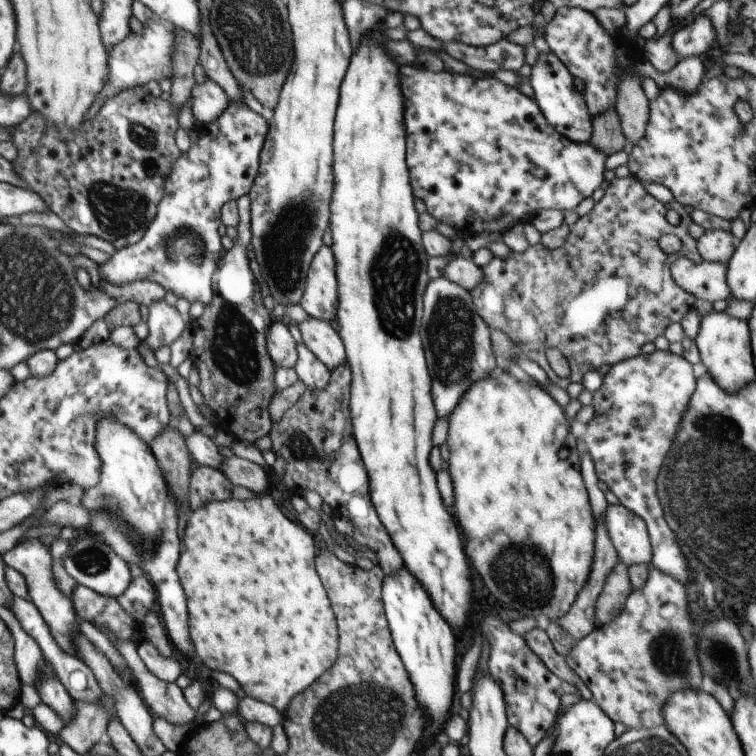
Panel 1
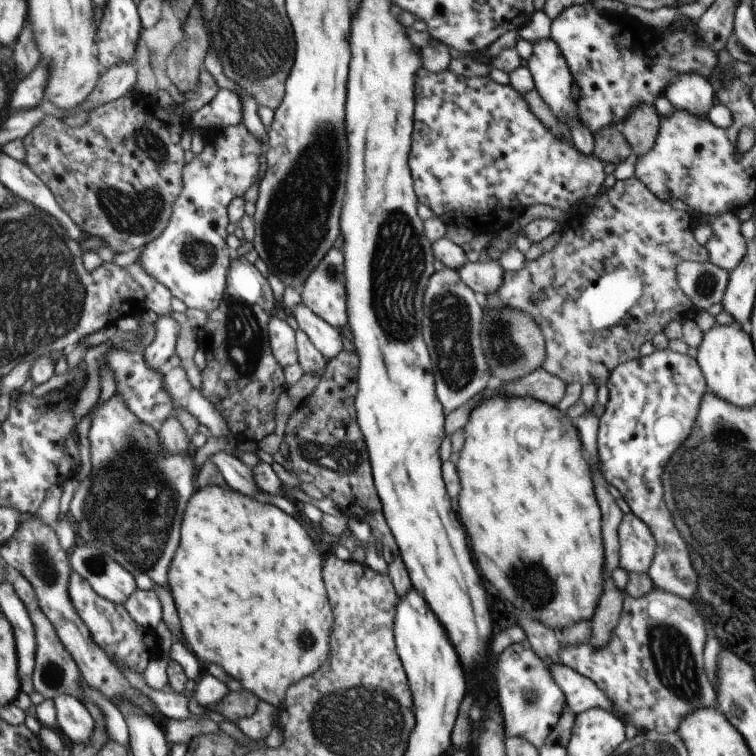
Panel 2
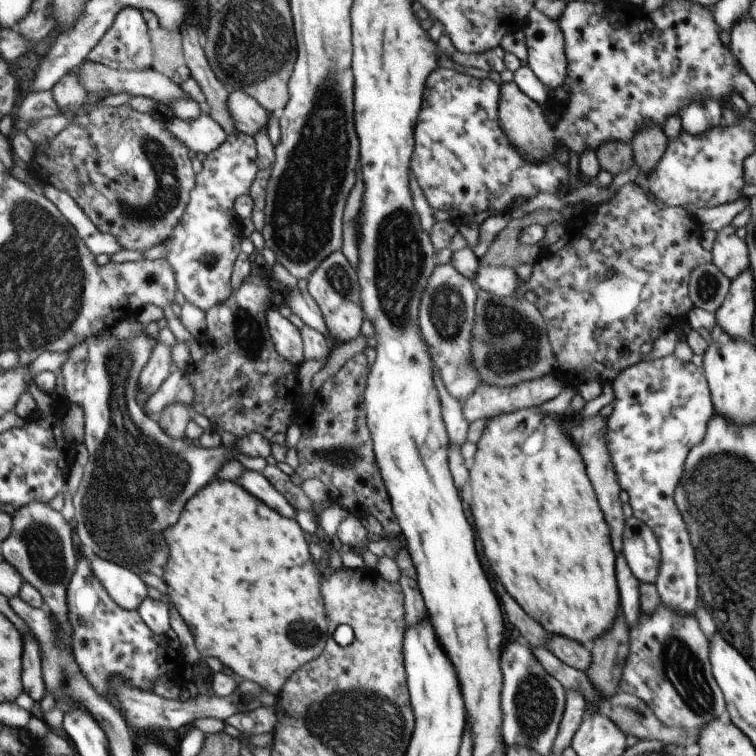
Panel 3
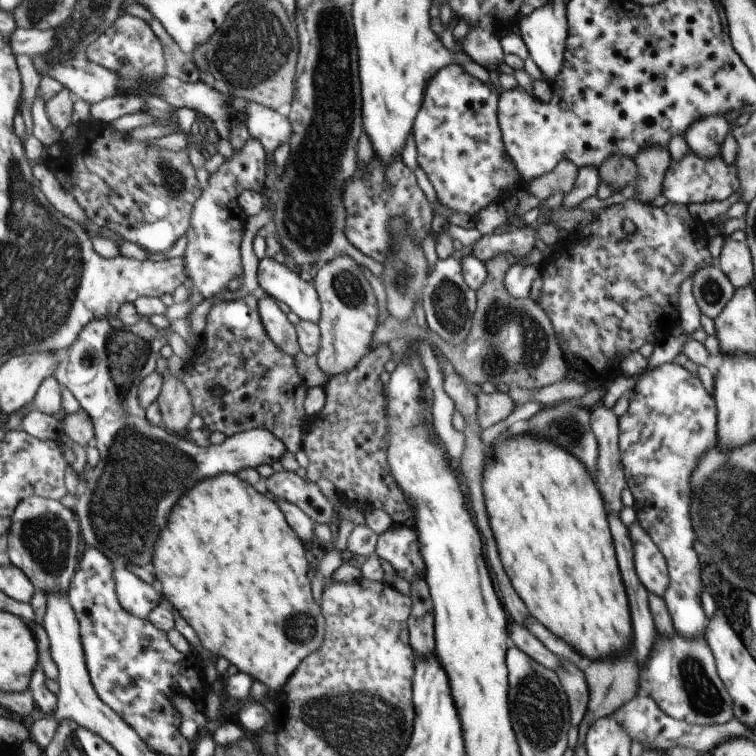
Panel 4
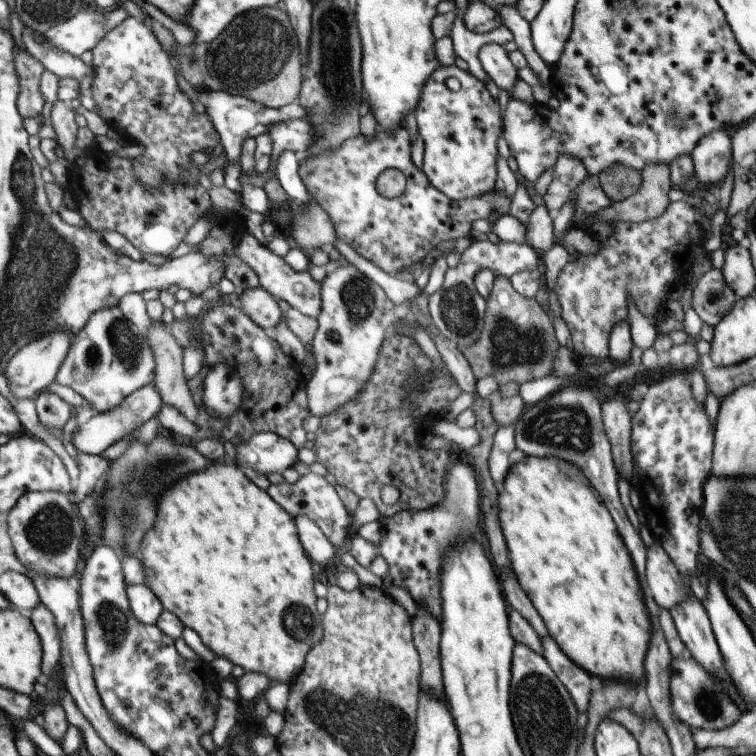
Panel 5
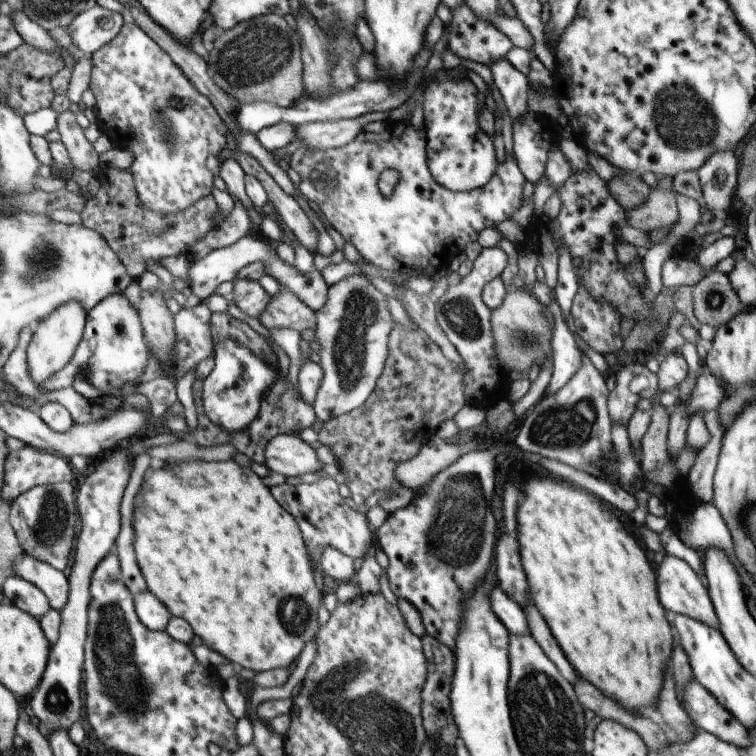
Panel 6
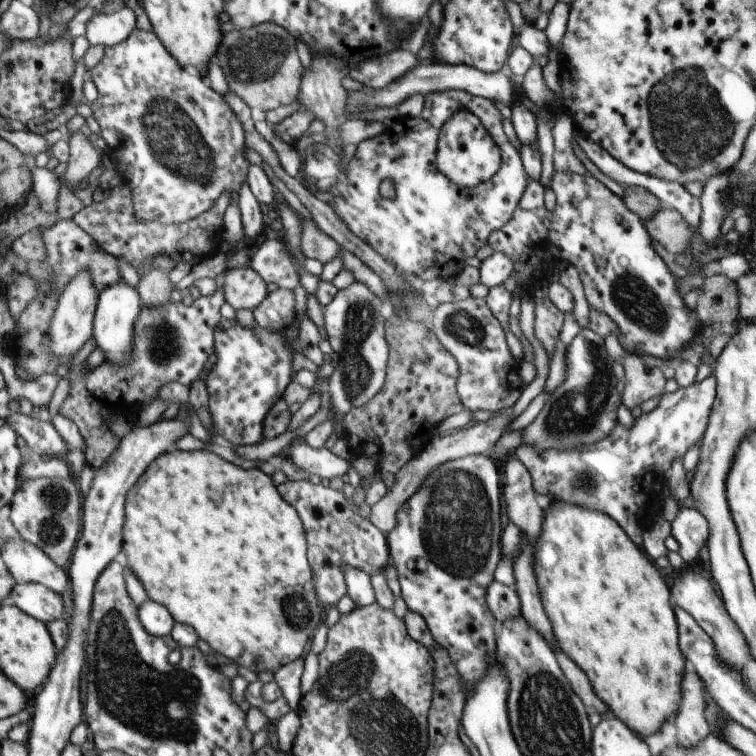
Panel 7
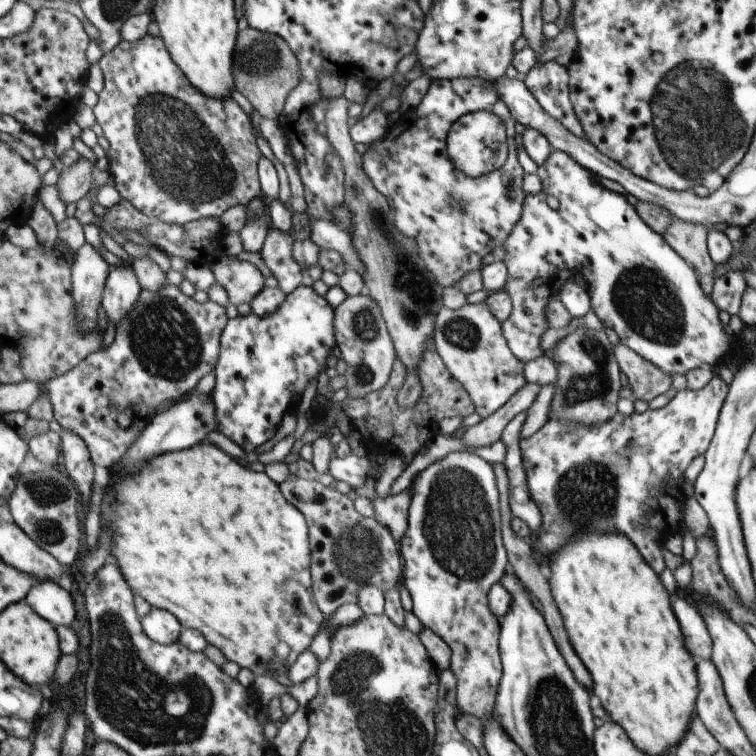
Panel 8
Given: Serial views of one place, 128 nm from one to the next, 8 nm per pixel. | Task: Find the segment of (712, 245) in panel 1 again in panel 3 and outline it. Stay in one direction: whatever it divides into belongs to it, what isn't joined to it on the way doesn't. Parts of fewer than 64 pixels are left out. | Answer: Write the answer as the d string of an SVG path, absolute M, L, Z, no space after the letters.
M725 226L715 239L712 262L727 276L734 280L750 267L749 248L744 240L736 235L736 229Z

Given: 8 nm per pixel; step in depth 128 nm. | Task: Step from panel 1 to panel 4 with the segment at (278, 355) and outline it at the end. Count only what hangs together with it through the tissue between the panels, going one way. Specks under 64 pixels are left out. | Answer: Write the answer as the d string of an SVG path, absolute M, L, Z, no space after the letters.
M269 294L258 295L257 307L262 324L272 342L288 356L294 357L301 350L297 332L294 325L288 321L287 314L276 304L276 299Z

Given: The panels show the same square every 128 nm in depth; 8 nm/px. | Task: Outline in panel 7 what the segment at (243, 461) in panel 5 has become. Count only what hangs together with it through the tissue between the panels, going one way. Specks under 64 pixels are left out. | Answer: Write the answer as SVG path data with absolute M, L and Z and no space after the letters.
M306 442L294 446L286 459L293 460L297 464L297 468L303 468L310 474L318 474L321 478L329 479L347 474L353 462L352 459L346 460L334 455L324 447L313 449Z

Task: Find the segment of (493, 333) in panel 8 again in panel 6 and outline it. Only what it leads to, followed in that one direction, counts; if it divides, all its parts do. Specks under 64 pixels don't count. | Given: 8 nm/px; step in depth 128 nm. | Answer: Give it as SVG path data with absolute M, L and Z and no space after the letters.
M499 247L482 248L480 254L472 262L472 268L466 276L462 276L457 285L447 286L440 297L435 298L435 316L440 328L462 360L466 362L464 375L465 396L467 403L479 405L482 408L491 407L492 403L505 401L507 388L511 382L511 373L506 372L498 364L494 338L492 338L492 324L490 324L490 308L481 298L484 286L499 278L508 266L508 255Z

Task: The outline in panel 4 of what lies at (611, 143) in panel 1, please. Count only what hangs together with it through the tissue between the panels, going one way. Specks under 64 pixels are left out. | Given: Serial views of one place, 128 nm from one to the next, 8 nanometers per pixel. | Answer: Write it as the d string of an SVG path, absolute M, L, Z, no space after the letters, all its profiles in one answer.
M622 155L608 157L597 171L600 180L609 186L612 194L621 192L629 184L634 185L638 176L635 160Z

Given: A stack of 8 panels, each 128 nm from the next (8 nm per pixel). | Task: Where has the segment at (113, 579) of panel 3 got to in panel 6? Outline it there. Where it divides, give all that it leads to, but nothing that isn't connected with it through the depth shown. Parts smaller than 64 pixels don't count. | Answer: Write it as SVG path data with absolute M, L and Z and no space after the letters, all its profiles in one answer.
M148 590L133 598L137 618L150 631L165 631L171 620L166 606Z

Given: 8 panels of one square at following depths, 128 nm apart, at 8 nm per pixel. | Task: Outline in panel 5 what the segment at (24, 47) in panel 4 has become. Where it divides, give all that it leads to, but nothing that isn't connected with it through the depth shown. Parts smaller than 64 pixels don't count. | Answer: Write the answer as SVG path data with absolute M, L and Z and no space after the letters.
M91 3L72 18L53 26L43 34L45 41L61 51L82 56L91 50L129 15L118 7L112 10L96 8Z

